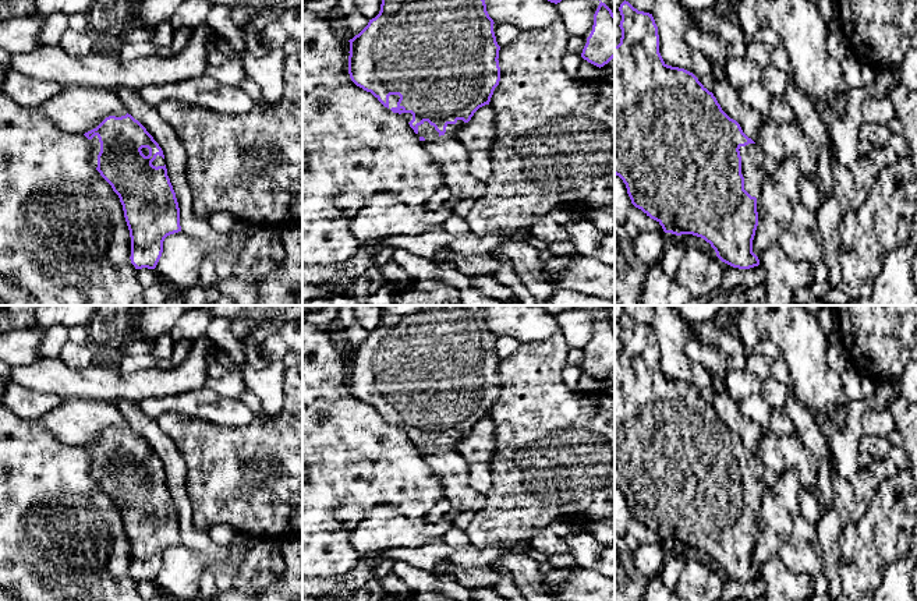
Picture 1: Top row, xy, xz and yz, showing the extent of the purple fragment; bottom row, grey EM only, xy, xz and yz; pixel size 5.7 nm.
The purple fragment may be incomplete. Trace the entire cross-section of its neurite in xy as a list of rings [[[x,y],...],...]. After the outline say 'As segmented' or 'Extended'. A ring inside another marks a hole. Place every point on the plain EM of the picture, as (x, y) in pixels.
[[[131,427],[109,428],[84,446],[91,453],[91,474],[111,498],[123,517],[131,549],[131,576],[135,581],[155,581],[167,548],[181,544],[180,520],[167,488],[164,467],[146,441]]]. Extended

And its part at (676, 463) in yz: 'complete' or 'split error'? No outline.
split error

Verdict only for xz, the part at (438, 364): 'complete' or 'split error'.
split error

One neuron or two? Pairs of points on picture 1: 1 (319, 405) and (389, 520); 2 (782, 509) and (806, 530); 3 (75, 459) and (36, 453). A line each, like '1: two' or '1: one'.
1: two
2: two
3: one

